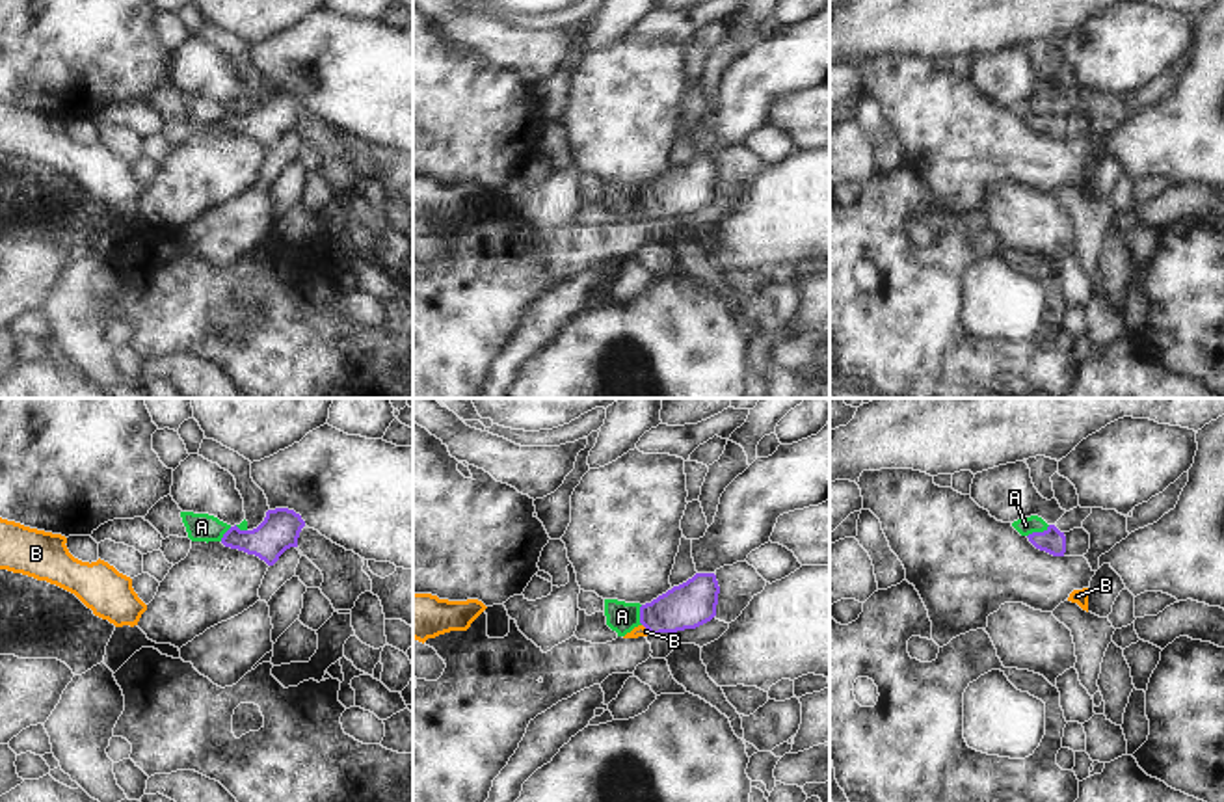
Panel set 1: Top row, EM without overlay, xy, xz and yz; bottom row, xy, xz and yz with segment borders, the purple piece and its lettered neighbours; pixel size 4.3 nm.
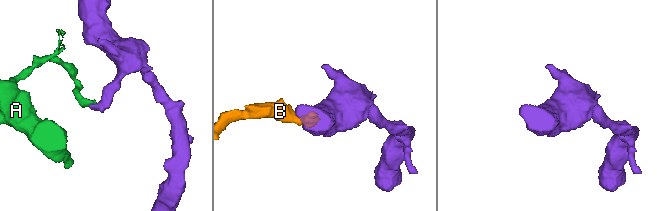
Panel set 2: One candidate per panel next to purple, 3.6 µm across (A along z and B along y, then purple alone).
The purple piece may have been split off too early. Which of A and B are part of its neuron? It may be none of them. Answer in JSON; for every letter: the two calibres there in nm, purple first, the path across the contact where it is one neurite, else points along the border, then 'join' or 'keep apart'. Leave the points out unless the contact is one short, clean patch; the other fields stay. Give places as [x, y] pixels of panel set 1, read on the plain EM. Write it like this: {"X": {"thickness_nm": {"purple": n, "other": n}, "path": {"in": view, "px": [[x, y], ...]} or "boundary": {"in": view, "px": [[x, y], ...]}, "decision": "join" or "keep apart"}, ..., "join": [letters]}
{"A": {"thickness_nm": {"purple": 110, "other": 80}, "boundary": {"in": "yz", "px": [[1050, 108], [1027, 120]]}, "decision": "keep apart"}, "B": {"thickness_nm": {"purple": 200, "other": 50}, "path": {"in": "xz", "px": [[692, 187], [657, 200], [646, 211], [638, 214]]}, "decision": "join"}, "join": ["B"]}

